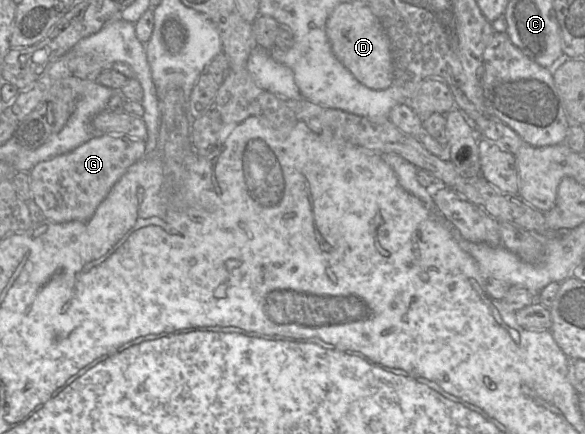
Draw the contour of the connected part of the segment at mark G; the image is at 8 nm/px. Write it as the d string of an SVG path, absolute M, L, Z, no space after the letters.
M95 135L66 154L38 163L29 173L31 199L55 223L87 219L126 171L145 153L144 140L125 135Z

